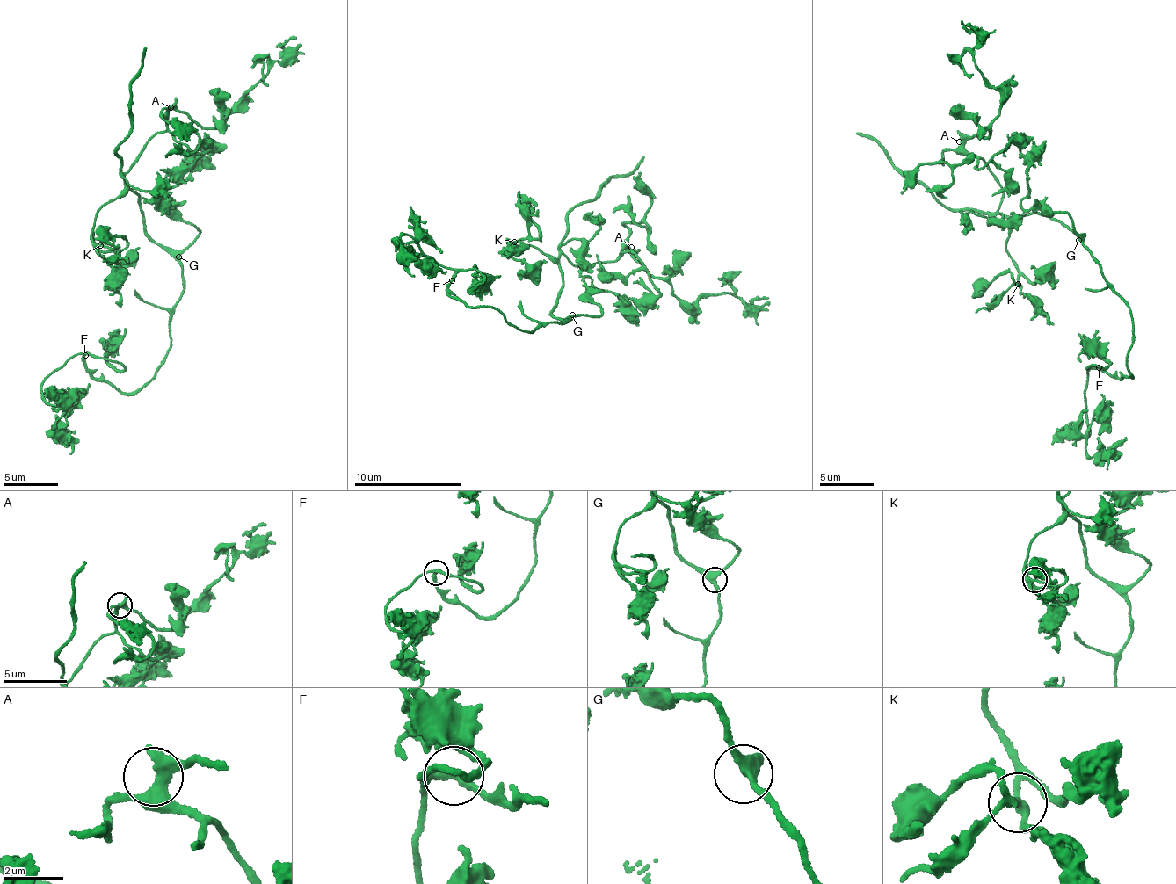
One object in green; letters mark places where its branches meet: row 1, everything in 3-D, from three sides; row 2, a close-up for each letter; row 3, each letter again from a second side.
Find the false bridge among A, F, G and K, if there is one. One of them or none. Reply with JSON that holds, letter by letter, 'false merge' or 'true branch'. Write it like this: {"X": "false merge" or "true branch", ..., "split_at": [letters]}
{"A": "true branch", "F": "true branch", "G": "true branch", "K": "true branch", "split_at": []}

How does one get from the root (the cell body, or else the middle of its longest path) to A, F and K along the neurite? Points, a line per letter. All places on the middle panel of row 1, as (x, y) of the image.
A: (563, 321), (551, 313), (555, 298), (562, 290), (560, 257), (585, 266), (613, 259), (631, 247)
F: (563, 321), (527, 332), (490, 307), (468, 307), (449, 293), (453, 281)
K: (563, 321), (551, 313), (555, 298), (562, 290), (560, 265), (533, 245), (515, 248), (508, 242), (514, 242)

